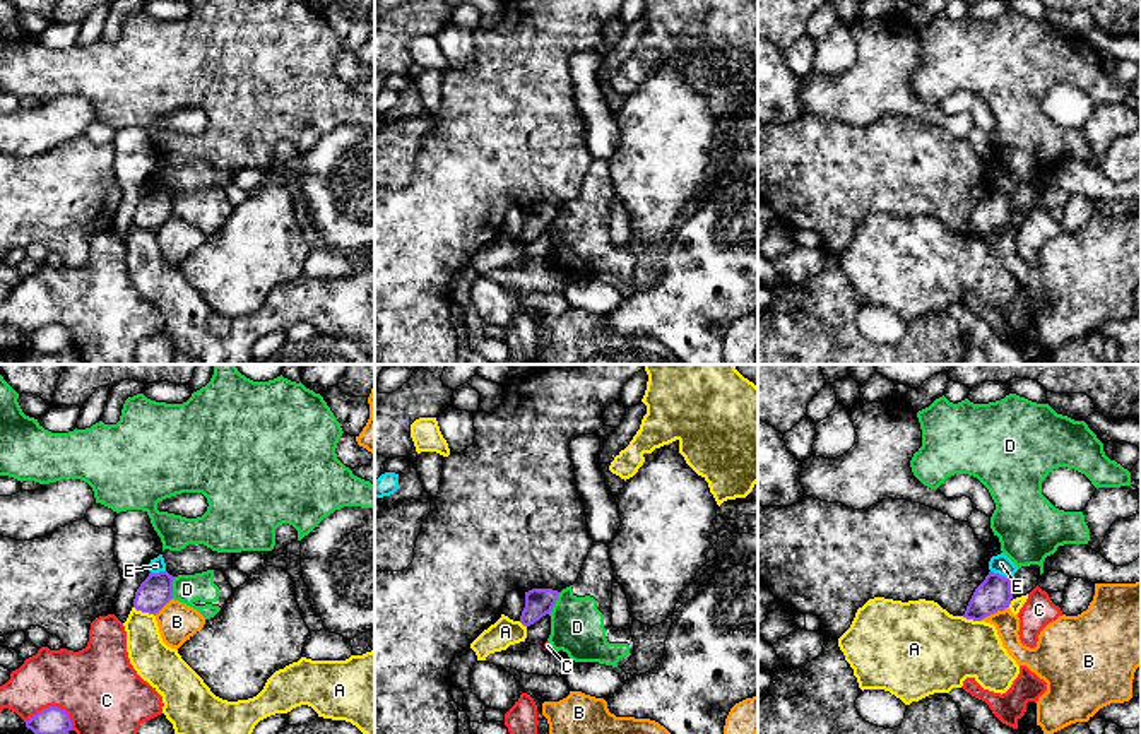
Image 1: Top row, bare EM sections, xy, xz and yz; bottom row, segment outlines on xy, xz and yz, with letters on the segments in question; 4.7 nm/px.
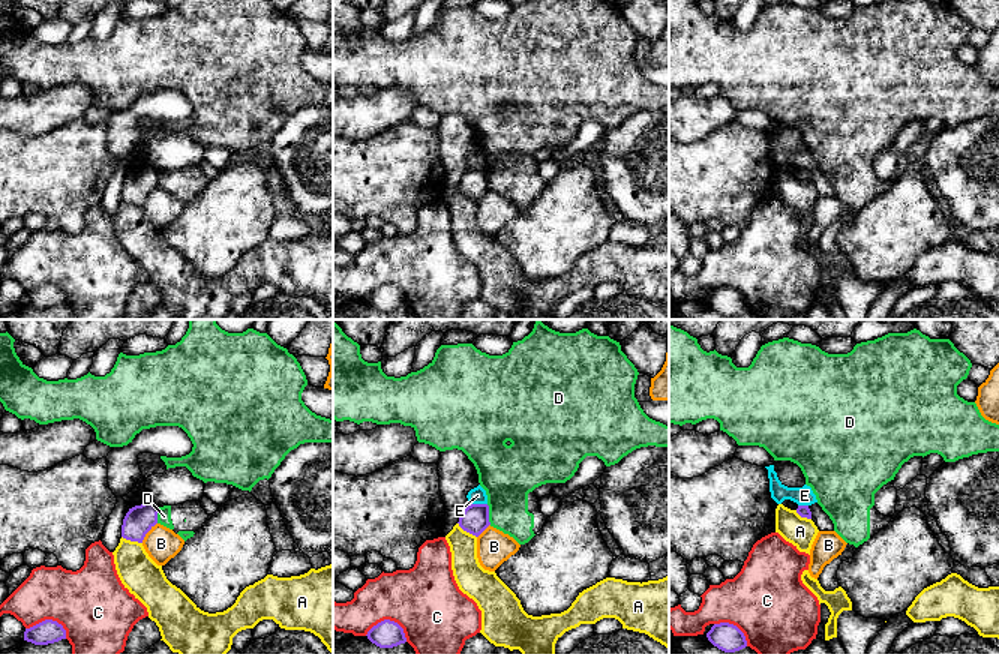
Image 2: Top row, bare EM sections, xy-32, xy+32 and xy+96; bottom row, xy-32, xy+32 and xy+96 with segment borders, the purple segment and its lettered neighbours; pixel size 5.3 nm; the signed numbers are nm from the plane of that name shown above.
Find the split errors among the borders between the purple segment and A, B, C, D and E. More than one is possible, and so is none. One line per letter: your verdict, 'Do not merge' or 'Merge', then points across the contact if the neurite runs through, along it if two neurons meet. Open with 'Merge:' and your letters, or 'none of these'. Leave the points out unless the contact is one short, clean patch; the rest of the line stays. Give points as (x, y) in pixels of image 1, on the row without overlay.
Merge: none of these
A: Do not merge
B: Do not merge. Boundary: yz (1008, 223), (981, 236)
C: Do not merge
D: Do not merge. Boundary: xz (560, 209), (549, 231)
E: Do not merge. Boundary: yz (991, 187), (1010, 195)

